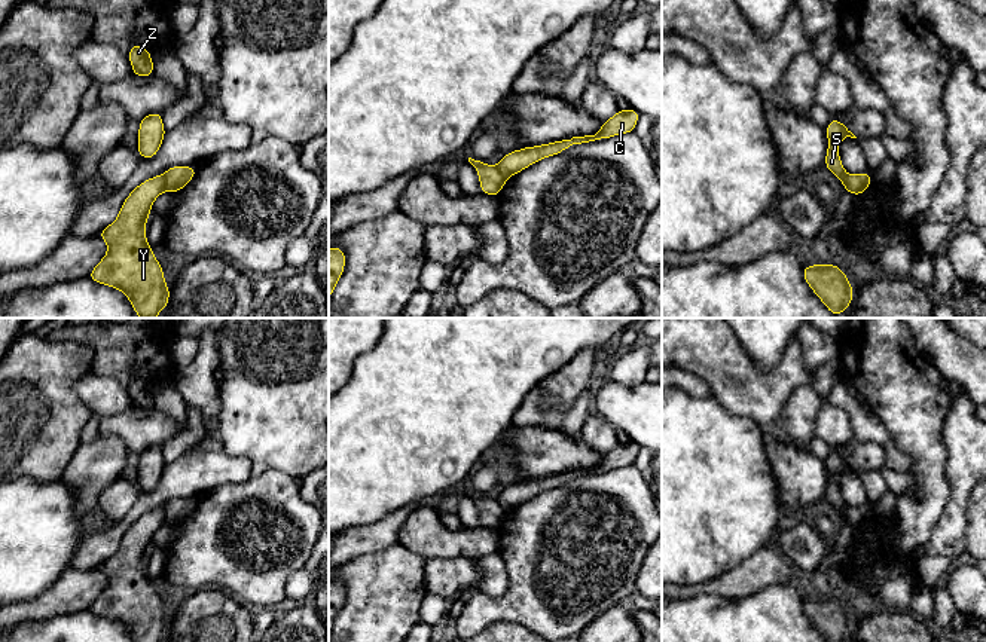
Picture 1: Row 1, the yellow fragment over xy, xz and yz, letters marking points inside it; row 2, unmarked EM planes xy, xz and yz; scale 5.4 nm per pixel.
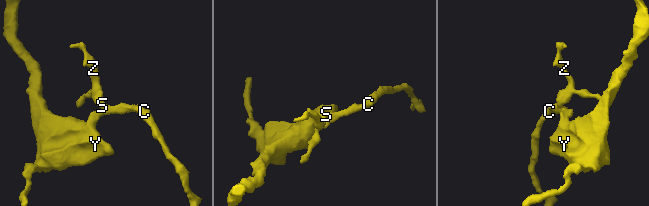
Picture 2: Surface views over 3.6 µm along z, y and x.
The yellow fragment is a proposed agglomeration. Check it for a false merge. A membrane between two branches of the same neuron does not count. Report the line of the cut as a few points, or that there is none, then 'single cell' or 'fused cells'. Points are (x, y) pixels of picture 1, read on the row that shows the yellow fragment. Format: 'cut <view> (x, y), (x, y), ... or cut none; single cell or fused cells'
cut xy (162, 176), (167, 189); fused cells

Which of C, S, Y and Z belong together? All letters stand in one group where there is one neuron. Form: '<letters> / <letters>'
C S Z / Y

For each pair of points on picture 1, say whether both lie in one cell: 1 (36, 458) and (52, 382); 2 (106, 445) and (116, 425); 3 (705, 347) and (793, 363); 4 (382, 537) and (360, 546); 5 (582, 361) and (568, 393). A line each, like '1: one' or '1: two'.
1: one
2: two
3: one
4: one
5: one

